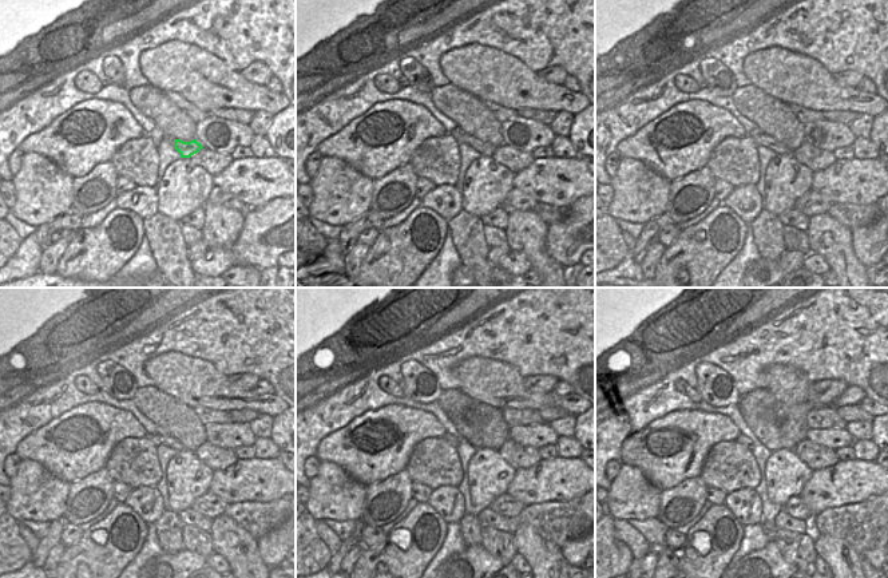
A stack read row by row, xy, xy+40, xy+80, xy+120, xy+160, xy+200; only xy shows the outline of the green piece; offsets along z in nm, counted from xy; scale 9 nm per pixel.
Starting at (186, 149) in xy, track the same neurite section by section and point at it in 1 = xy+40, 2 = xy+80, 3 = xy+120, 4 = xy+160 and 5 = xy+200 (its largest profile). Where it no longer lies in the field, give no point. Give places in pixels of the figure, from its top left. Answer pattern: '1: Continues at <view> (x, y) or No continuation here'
1: Continues at xy+40 (483, 149)
2: Continues at xy+80 (761, 139)
3: Continues at xy+120 (170, 442)
4: Continues at xy+160 (454, 440)
5: Continues at xy+200 (741, 439).

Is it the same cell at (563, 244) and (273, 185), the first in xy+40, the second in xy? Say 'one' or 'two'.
two

